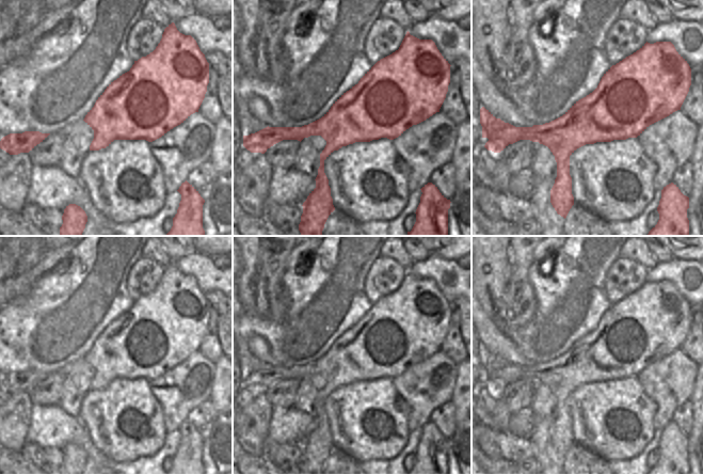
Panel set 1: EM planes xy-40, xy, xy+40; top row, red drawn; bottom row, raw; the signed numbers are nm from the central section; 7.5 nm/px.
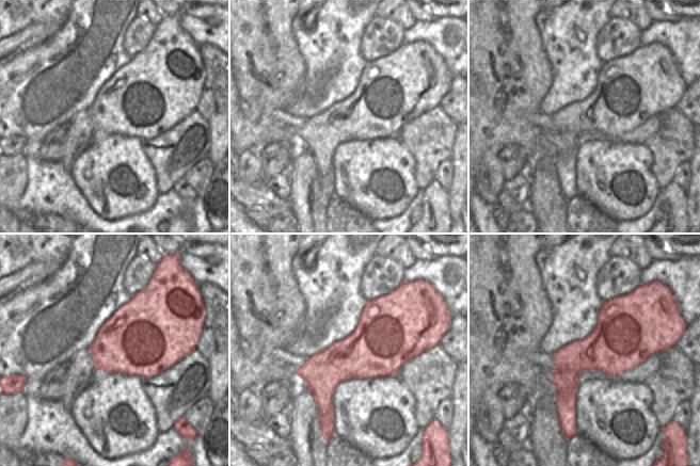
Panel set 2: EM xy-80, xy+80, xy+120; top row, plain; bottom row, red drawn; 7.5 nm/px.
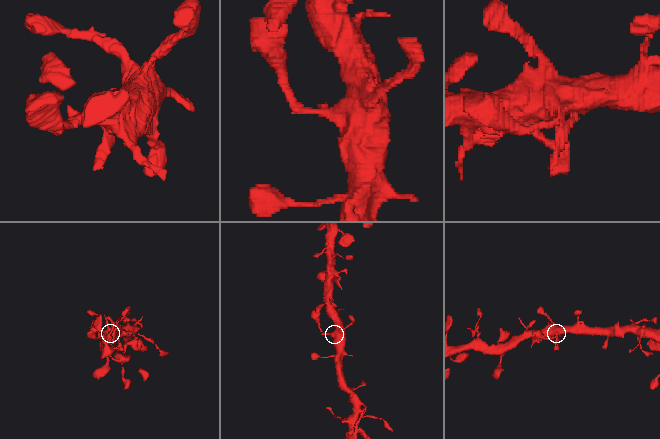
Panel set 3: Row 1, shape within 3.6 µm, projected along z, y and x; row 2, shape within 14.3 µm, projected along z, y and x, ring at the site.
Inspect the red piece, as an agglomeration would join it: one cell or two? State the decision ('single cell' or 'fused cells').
single cell

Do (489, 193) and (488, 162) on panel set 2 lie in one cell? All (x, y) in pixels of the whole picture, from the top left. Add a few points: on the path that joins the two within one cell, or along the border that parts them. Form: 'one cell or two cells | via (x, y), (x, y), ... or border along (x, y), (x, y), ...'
one cell | via (489, 186), (489, 170)

